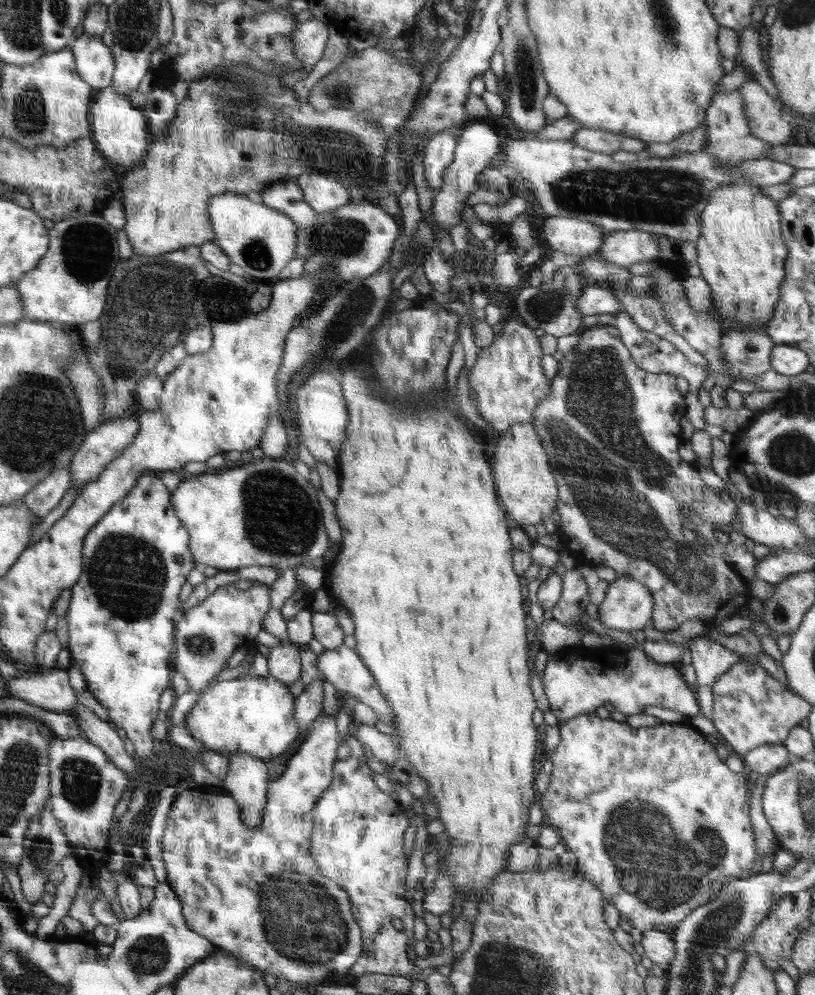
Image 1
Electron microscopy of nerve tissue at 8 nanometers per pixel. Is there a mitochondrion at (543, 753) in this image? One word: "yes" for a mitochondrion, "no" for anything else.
no

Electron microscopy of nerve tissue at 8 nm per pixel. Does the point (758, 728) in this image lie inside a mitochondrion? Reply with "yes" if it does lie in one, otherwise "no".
no

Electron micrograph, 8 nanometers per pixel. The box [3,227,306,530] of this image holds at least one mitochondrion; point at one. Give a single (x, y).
(138, 321)

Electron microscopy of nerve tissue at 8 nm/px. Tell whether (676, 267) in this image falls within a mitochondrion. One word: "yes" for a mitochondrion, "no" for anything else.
no

